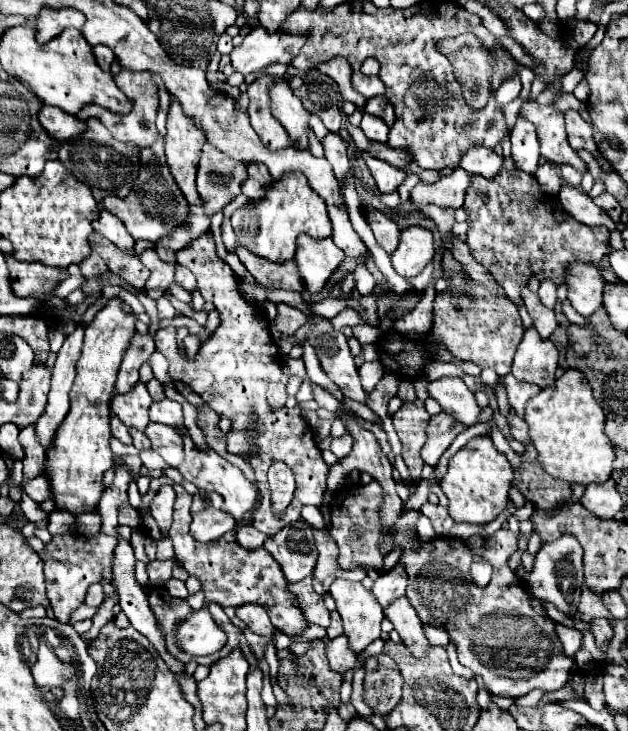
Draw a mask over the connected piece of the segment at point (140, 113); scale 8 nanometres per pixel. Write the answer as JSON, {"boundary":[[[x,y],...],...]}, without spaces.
{"boundary":[[[122,69],[114,79],[118,83],[118,89],[126,97],[130,97],[134,101],[132,113],[128,113],[124,117],[118,117],[118,115],[112,115],[110,111],[100,109],[98,105],[86,105],[82,111],[86,111],[86,117],[96,117],[98,121],[102,121],[102,125],[106,125],[106,129],[112,133],[114,139],[134,143],[140,149],[150,147],[156,141],[156,135],[158,135],[158,129],[156,129],[156,113],[158,113],[160,99],[158,99],[158,85],[156,85],[156,81],[152,79],[150,73],[132,73],[132,71],[126,71],[126,69]]]}

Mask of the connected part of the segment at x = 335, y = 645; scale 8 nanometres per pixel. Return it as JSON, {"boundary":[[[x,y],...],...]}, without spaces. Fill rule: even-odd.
{"boundary":[[[344,635],[326,643],[326,657],[330,661],[330,669],[336,673],[346,673],[356,667],[354,651],[350,651],[348,639]]]}

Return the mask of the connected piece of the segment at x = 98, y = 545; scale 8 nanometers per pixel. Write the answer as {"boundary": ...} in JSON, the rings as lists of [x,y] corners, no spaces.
{"boundary":[[[96,533],[94,537],[84,535],[54,535],[52,541],[40,553],[44,561],[44,575],[46,575],[46,593],[50,599],[50,607],[54,617],[62,623],[68,623],[70,611],[84,603],[86,591],[92,583],[100,583],[102,579],[112,581],[112,555],[118,539],[112,535]]]}

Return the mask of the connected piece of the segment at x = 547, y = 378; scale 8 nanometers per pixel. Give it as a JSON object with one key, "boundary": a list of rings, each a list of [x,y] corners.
{"boundary":[[[530,327],[514,355],[512,373],[518,381],[536,383],[540,389],[554,385],[558,367],[559,351],[554,343],[542,341],[534,327]]]}

